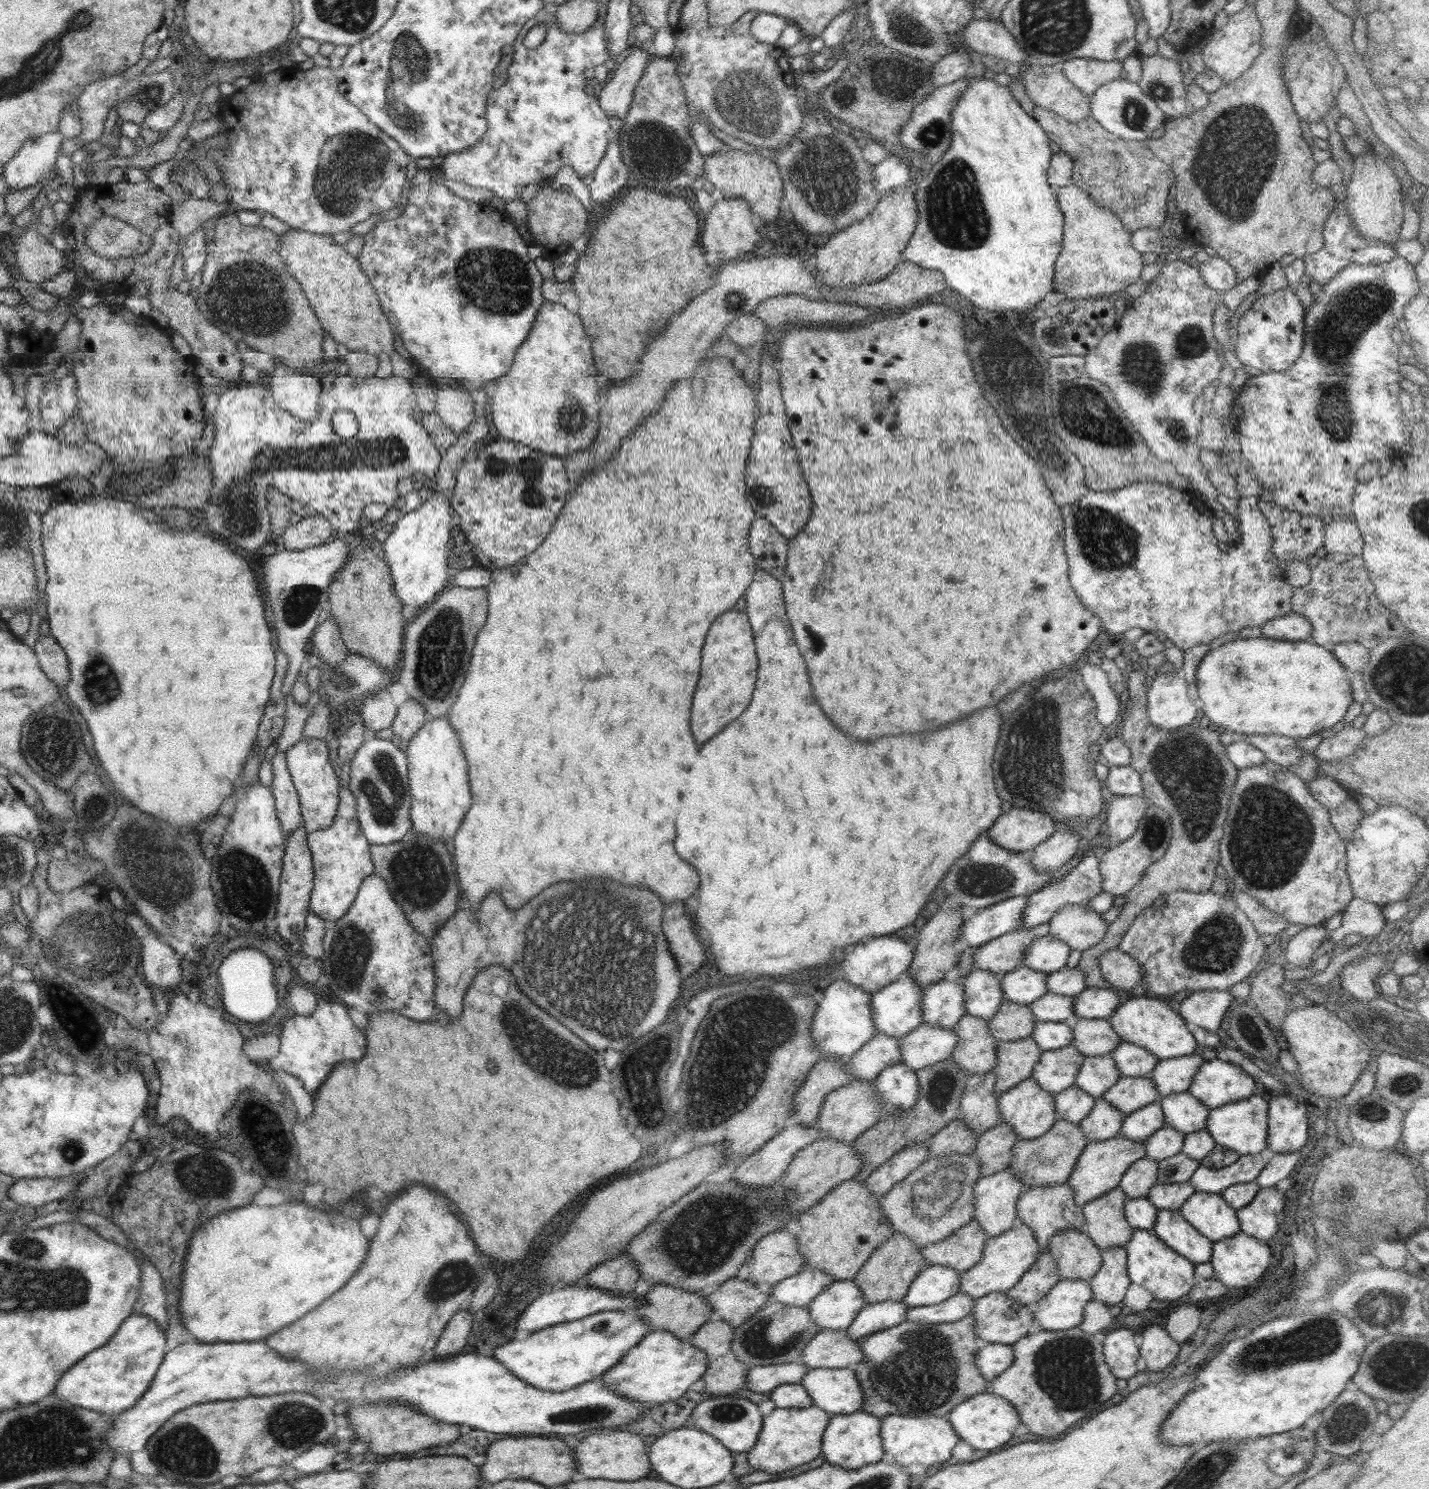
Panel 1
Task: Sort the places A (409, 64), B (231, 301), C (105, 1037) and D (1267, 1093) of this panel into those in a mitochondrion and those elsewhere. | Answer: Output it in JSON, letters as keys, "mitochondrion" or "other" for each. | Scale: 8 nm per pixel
{"A":"mitochondrion","B":"mitochondrion","C":"other","D":"other"}

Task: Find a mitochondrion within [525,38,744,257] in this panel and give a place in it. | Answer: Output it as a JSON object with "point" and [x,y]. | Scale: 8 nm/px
{"point":[657,150]}

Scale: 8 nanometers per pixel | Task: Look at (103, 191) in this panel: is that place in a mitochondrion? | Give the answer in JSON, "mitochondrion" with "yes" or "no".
{"mitochondrion":"no"}

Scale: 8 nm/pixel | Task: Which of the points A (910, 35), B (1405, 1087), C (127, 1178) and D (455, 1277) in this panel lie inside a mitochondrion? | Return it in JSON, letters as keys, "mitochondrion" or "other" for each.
{"A":"mitochondrion","B":"mitochondrion","C":"other","D":"mitochondrion"}

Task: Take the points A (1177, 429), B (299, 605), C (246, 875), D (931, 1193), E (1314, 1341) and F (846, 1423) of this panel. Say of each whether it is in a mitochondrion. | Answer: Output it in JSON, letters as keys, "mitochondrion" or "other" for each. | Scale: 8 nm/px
{"A":"mitochondrion","B":"mitochondrion","C":"mitochondrion","D":"mitochondrion","E":"mitochondrion","F":"other"}

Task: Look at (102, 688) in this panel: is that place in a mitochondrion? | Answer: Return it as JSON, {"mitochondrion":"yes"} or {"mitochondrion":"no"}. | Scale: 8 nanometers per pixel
{"mitochondrion":"yes"}

